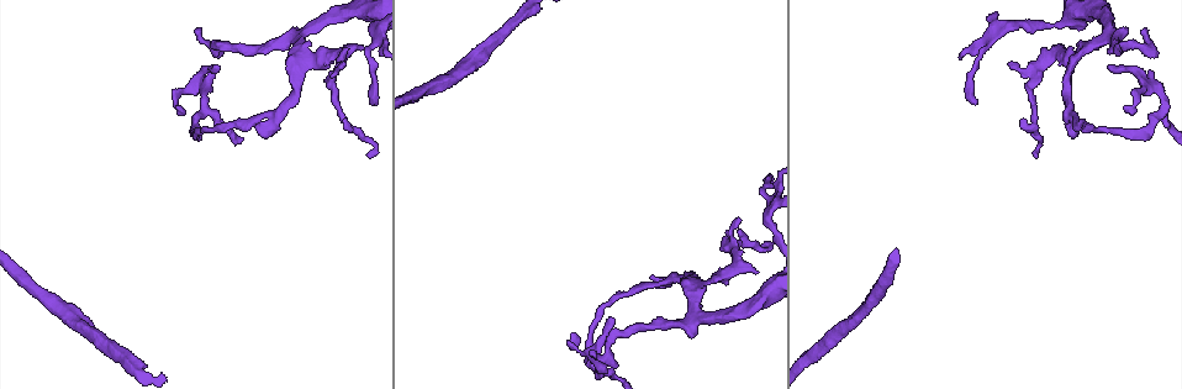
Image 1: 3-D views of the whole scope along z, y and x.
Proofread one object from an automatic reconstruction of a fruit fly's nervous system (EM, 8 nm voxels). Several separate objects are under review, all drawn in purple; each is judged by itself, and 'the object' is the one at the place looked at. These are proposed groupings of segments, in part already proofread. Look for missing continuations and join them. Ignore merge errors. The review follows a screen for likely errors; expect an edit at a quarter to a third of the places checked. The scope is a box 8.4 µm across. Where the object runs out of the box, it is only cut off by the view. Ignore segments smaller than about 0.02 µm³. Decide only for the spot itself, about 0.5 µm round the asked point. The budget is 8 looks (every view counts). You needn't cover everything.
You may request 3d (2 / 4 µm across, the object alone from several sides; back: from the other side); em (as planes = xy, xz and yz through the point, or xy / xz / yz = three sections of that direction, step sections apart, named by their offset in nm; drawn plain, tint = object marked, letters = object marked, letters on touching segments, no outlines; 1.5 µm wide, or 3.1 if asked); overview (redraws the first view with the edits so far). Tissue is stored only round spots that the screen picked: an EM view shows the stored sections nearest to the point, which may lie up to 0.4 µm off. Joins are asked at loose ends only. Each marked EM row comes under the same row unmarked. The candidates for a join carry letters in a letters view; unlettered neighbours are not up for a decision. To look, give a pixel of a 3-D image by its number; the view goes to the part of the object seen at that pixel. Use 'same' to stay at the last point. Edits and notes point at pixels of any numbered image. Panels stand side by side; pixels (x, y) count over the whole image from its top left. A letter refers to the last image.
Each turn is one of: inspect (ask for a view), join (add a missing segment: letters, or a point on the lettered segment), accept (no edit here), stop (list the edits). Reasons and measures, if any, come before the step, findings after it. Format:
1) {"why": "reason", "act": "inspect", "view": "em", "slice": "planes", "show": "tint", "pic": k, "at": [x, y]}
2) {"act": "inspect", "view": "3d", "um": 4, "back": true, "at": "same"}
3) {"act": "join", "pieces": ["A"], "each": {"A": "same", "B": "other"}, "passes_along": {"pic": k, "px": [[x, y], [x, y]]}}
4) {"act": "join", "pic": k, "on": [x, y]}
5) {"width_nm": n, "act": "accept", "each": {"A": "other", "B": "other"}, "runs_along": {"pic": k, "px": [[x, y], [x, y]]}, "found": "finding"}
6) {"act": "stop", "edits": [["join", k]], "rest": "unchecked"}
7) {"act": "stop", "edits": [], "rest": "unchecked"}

{"why": "tapers out", "act": "inspect", "view": "3d", "um": 2, "pic": 1, "at": [609, 318]}

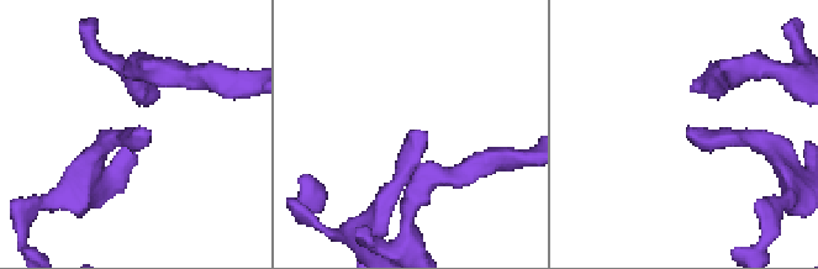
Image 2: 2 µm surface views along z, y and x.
{"act": "inspect", "view": "em", "slice": "xy", "step": 8, "show": "letters", "pic": 2, "at": [686, 130]}

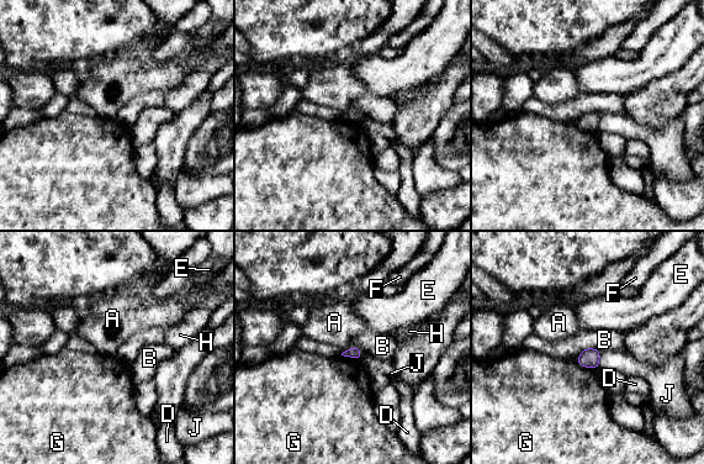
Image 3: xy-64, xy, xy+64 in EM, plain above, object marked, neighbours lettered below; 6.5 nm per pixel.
{"longest_contact_nm": ["B", 180], "act": "accept", "each": {"A": "other", "B": "other", "D": "other", "E": "other", "F": "other", "G": "other", "H": "other", "J": "other"}, "border": {"pic": 3, "px": [[353, 344], [342, 353]]}, "found": "no lettered segment goes on from it"}

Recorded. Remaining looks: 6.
{"why": "thin end", "act": "inspect", "view": "em", "slice": "xz", "step": 4, "show": "letters", "pic": 1, "at": [1061, 44]}

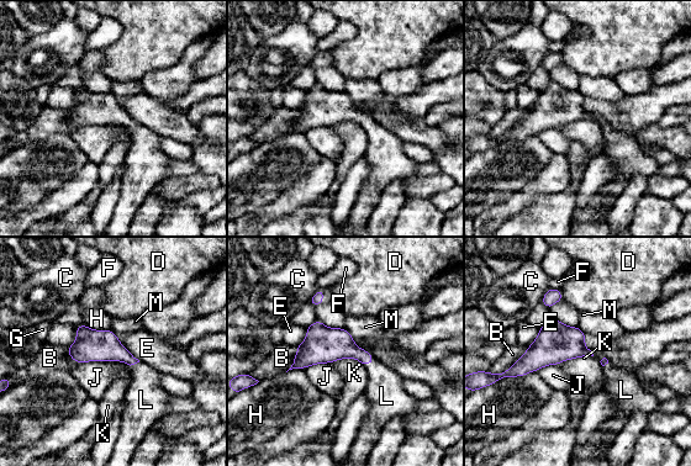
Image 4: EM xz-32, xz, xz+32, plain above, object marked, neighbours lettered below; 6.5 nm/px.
{"act": "join", "pieces": ["L"], "each": {"B": "other", "C": "other", "D": "other", "E": "other", "F": "other", "G": "other", "H": "other", "J": "other", "K": "other", "L": "same", "M": "other"}, "passes_along": {"pic": 4, "px": [[101, 345], [135, 363], [146, 398]]}, "found": "it goes on there"}

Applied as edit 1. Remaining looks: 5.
{"act": "inspect", "view": "em", "slice": "xz", "step": 8, "show": "letters", "pic": 1, "at": [762, 244]}

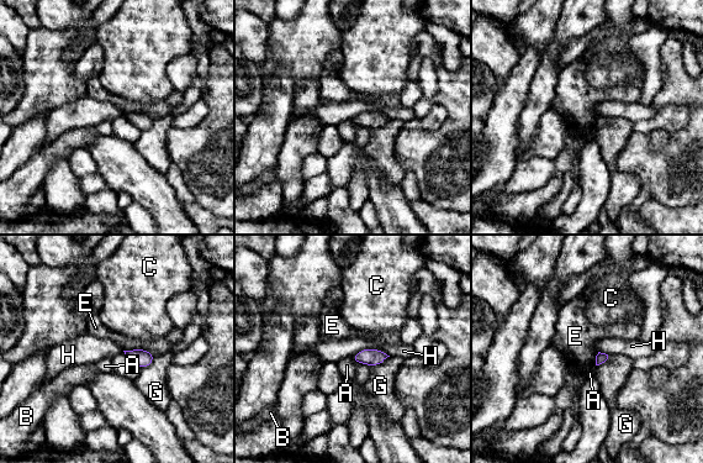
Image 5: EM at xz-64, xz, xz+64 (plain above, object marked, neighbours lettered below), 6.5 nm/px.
{"width_nm": 70, "act": "accept", "each": {"A": "other", "B": "other", "C": "other", "E": "other", "G": "other", "H": "other"}, "border": {"pic": 5, "px": [[390, 356], [363, 348], [350, 357]]}, "found": "none of them fits"}

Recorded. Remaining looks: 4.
{"act": "stop", "edits": [["join", 4]], "rest": "unchecked"}

